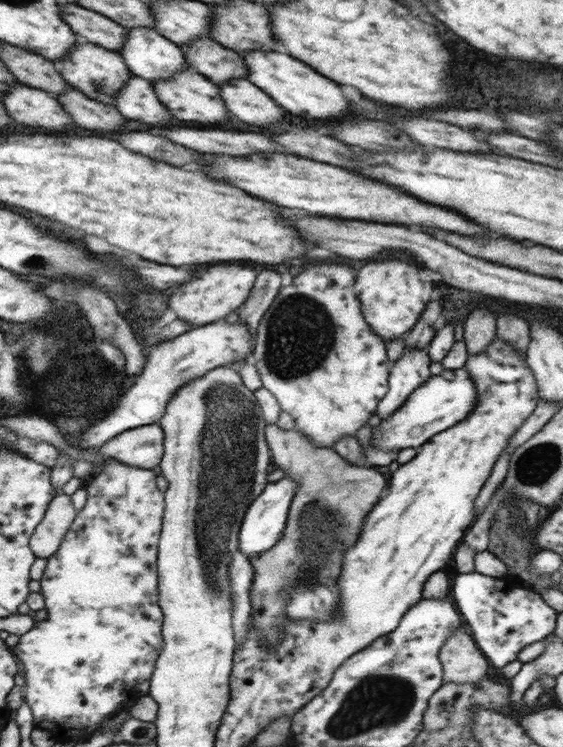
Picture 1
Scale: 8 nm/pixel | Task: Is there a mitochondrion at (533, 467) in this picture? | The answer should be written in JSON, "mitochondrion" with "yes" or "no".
{"mitochondrion":"yes"}

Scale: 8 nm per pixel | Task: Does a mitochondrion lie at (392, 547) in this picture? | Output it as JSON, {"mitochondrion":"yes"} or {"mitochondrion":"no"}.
{"mitochondrion":"no"}

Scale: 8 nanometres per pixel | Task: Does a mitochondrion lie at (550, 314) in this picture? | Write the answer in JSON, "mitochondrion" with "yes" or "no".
{"mitochondrion":"no"}

